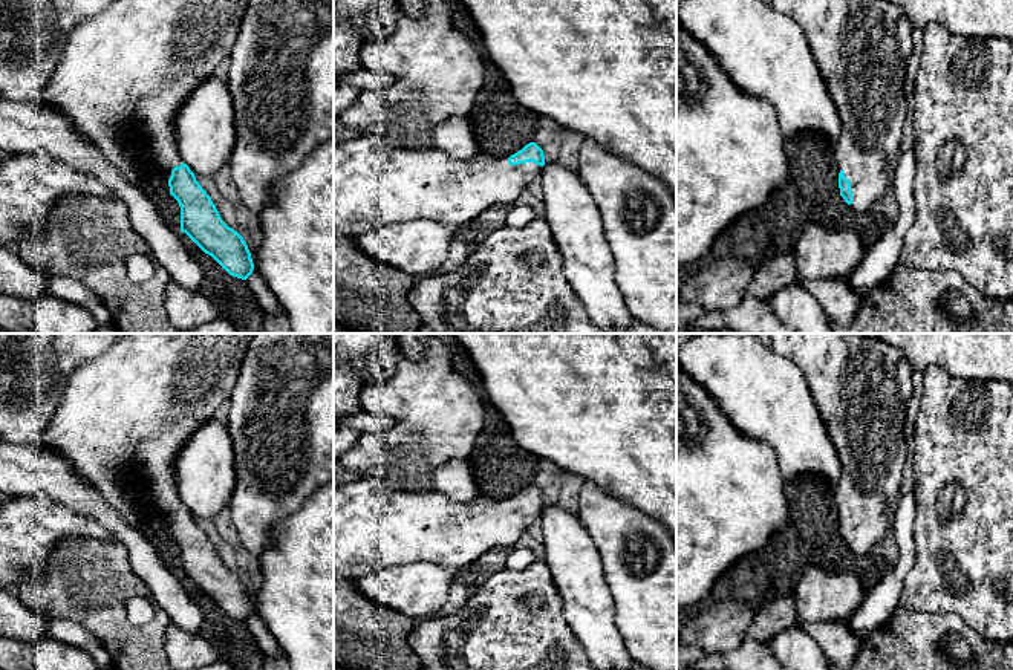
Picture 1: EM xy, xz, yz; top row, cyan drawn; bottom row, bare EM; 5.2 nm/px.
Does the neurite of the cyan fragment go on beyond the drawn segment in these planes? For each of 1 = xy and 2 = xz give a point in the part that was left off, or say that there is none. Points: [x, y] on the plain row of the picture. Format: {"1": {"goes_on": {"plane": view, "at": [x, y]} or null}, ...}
{"1": {"goes_on": {"plane": "xy", "at": [126, 413]}}, "2": {"goes_on": {"plane": "xz", "at": [375, 526]}}}

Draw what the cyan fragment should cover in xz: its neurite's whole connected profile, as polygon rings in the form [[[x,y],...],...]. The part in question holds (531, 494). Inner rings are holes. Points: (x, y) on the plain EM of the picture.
[[[378,477],[350,482],[334,489],[334,577],[357,583],[361,577],[406,563],[428,561],[448,571],[474,564],[491,549],[514,546],[528,528],[540,519],[545,508],[543,493],[529,485],[511,499],[477,497],[458,502],[441,493],[407,493],[392,488]]]

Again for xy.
[[[118,333],[112,347],[90,358],[70,376],[63,399],[41,436],[41,444],[58,451],[132,528],[144,534],[156,516],[165,522],[181,549],[181,574],[230,618],[246,623],[254,606],[243,580],[220,560],[194,516],[182,505],[173,462],[188,437],[230,399],[254,333]]]

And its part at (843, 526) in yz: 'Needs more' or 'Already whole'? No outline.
Needs more

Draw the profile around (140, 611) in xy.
[[[148,595],[130,598],[125,604],[127,620],[133,626],[147,624],[156,610],[156,604],[150,600]]]

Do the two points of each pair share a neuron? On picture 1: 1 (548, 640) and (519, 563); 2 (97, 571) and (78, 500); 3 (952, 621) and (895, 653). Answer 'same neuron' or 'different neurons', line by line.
1: different neurons
2: different neurons
3: same neuron

